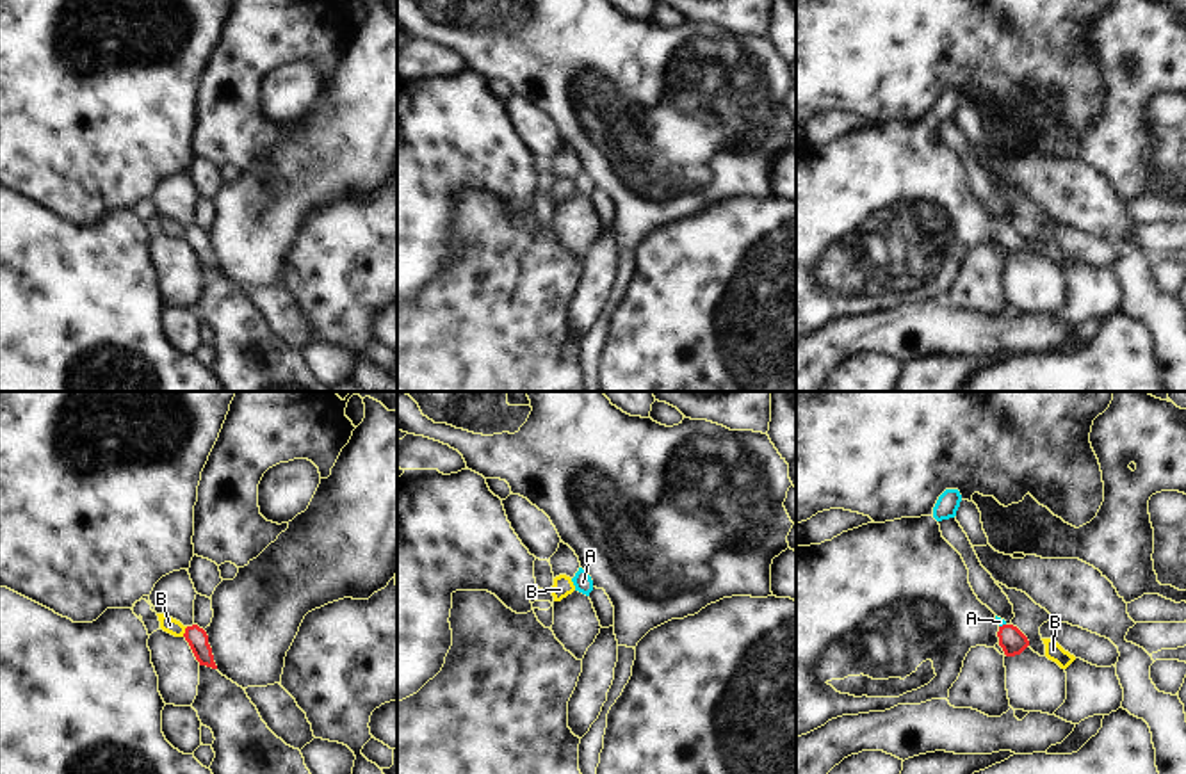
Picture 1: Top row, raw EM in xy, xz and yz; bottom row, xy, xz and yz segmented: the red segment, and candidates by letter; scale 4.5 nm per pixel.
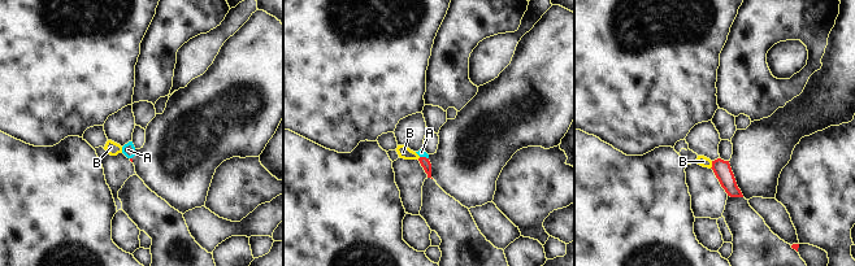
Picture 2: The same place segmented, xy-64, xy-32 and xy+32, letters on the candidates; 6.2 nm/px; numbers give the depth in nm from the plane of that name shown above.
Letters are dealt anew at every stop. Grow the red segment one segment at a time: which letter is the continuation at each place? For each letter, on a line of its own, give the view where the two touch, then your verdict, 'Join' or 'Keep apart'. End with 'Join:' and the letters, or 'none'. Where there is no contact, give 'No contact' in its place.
A: Touches red in yz. Join
B: Touches red in xy. Keep apart
Join: A.

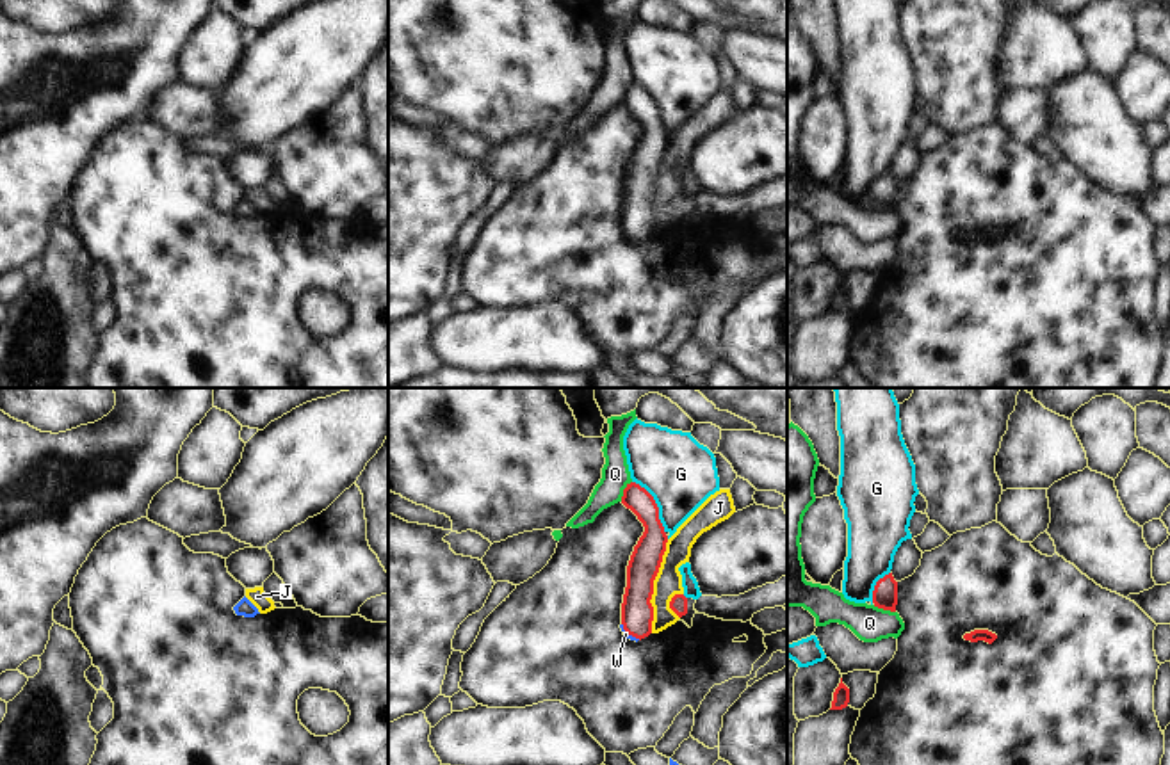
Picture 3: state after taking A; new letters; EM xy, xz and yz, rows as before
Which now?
G: Touches red in xz. Keep apart
J: Touches red in xz. Keep apart
Q: Touches red in xz. Keep apart
W: Touches red in xz. Join
Join: W.

